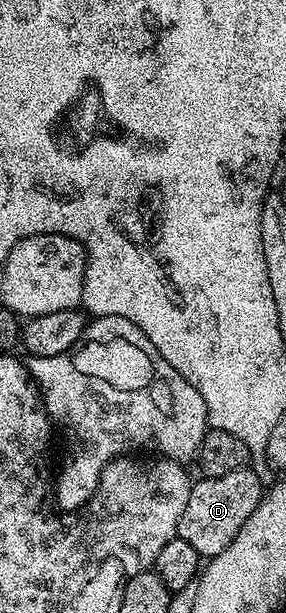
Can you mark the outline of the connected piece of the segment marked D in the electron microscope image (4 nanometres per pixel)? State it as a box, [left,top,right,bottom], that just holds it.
[177,466,264,557]

